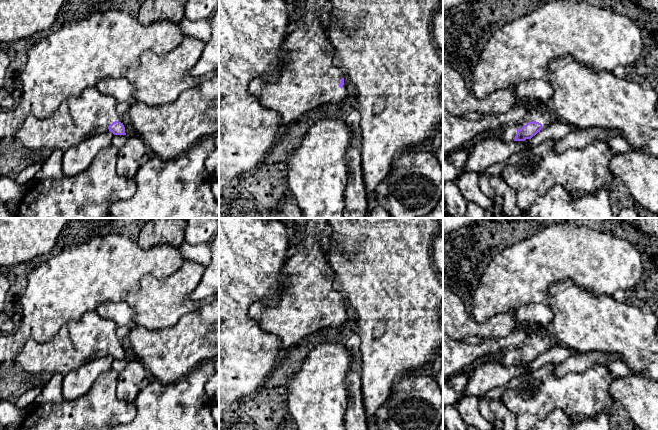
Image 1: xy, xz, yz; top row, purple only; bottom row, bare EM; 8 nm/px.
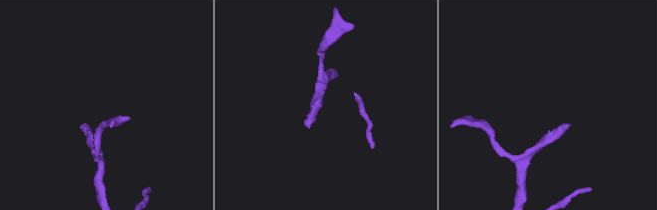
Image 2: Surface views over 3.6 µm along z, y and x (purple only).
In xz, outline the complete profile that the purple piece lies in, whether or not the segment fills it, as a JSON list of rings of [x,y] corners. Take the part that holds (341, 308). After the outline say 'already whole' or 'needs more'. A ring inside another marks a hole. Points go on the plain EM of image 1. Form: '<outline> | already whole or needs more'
[[[308,218],[303,222],[302,229],[304,232],[299,242],[298,252],[287,260],[282,269],[280,278],[282,292],[279,301],[275,305],[265,305],[257,302],[252,304],[248,310],[248,316],[251,319],[257,321],[265,332],[275,335],[280,340],[282,350],[294,347],[296,344],[305,341],[308,335],[325,328],[348,325],[348,306],[334,286],[330,284],[330,280],[334,277],[334,271],[331,269],[320,244],[322,231],[326,227],[329,227],[327,218]]] | needs more

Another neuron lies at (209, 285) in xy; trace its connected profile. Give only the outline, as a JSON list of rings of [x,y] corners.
[[[219,231],[210,242],[211,260],[206,266],[203,277],[190,295],[193,300],[203,300],[219,292]]]

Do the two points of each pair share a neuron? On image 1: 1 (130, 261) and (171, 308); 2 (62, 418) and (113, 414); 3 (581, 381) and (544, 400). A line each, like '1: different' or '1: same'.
1: different
2: same
3: same

